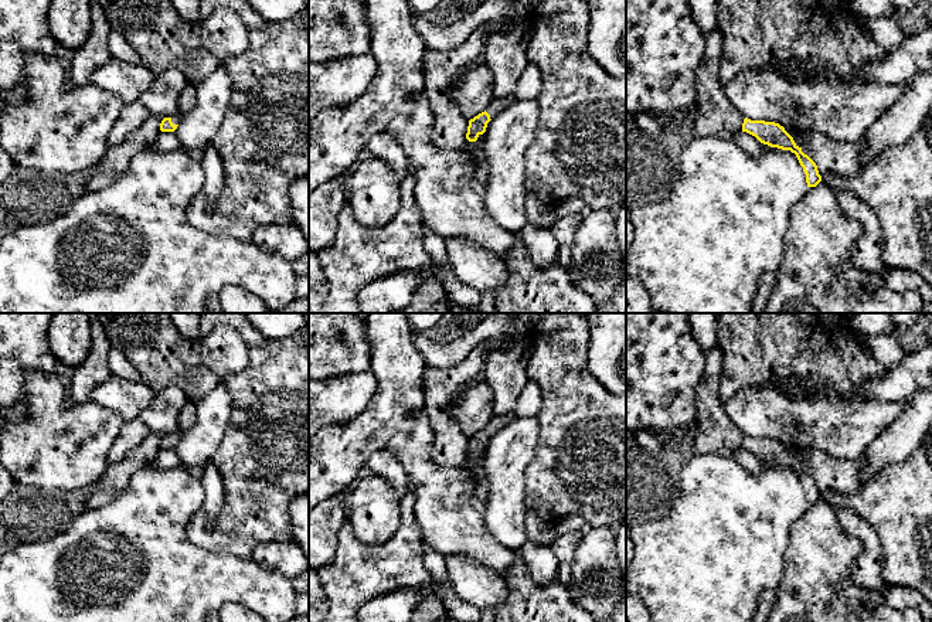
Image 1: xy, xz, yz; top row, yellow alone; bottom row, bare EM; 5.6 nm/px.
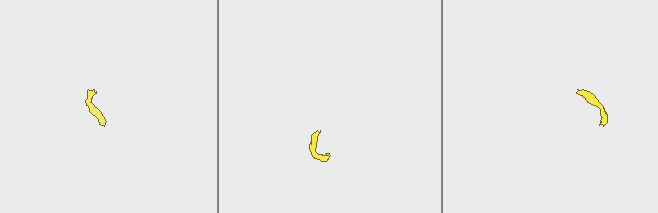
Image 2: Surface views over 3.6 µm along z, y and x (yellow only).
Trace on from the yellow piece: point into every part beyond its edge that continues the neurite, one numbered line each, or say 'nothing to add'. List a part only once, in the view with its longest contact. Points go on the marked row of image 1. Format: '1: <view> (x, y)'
1: xy (187, 98)

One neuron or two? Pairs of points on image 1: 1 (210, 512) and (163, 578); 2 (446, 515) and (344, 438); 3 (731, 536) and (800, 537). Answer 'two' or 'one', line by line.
1: two
2: one
3: two

